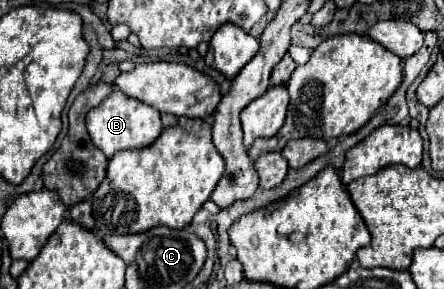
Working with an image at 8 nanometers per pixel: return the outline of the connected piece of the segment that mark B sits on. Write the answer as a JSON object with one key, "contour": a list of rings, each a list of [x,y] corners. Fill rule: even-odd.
{"contour":[[[112,92],[102,100],[100,106],[96,106],[88,116],[86,116],[86,126],[90,132],[92,142],[108,156],[112,158],[114,152],[118,150],[134,150],[134,148],[144,148],[150,146],[162,132],[162,122],[160,122],[160,112],[154,110],[148,104],[136,102],[136,98],[126,98],[122,92]]]}

